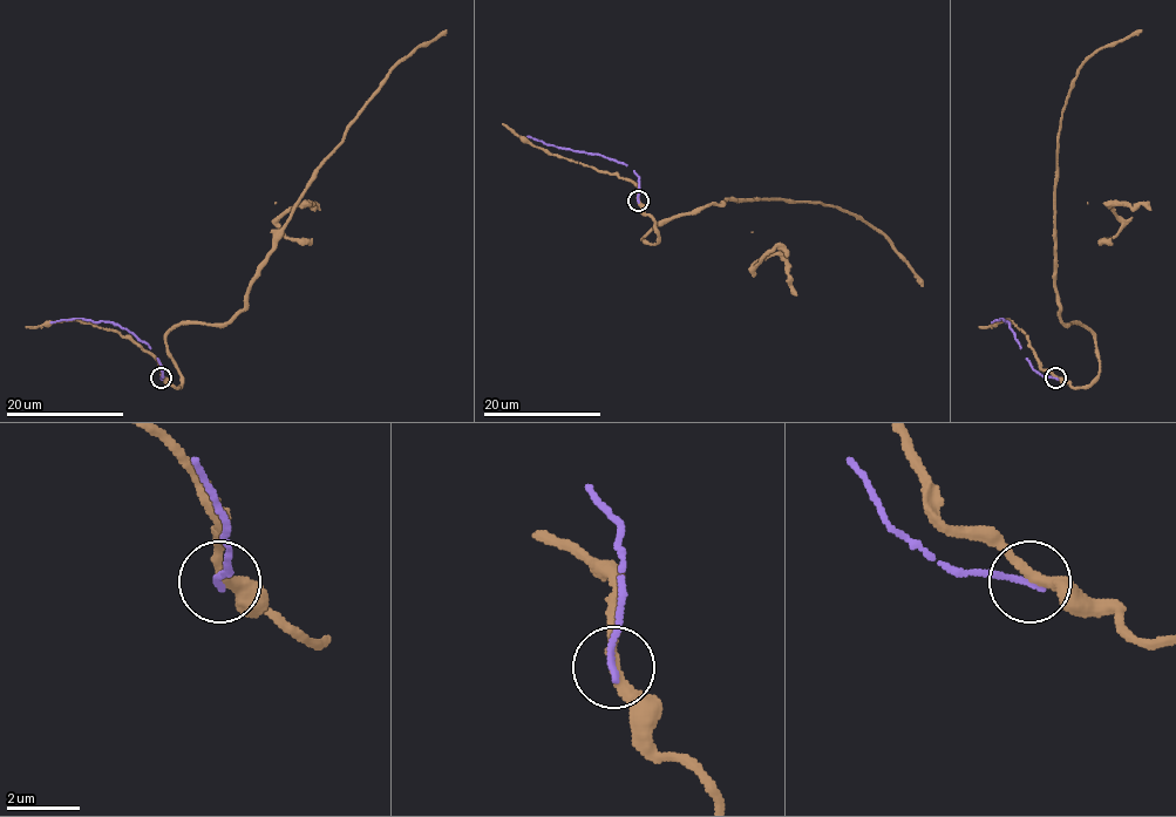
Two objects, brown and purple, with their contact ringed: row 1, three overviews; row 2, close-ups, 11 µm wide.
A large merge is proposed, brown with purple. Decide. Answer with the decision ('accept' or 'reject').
reject

